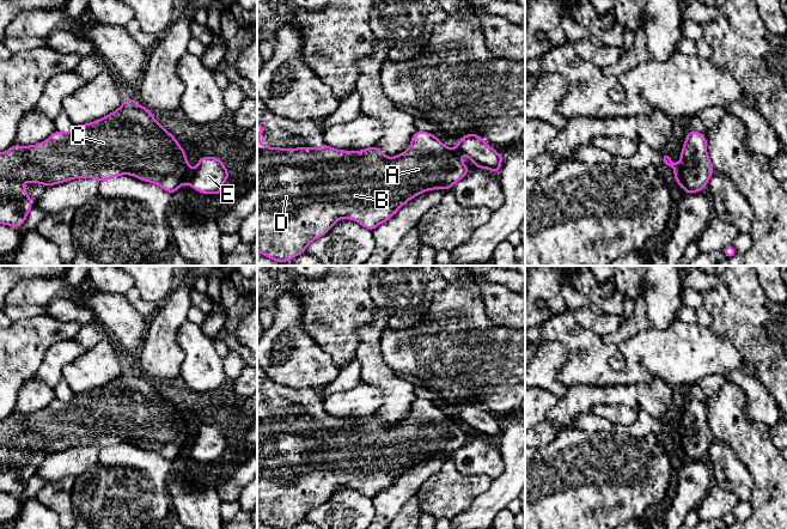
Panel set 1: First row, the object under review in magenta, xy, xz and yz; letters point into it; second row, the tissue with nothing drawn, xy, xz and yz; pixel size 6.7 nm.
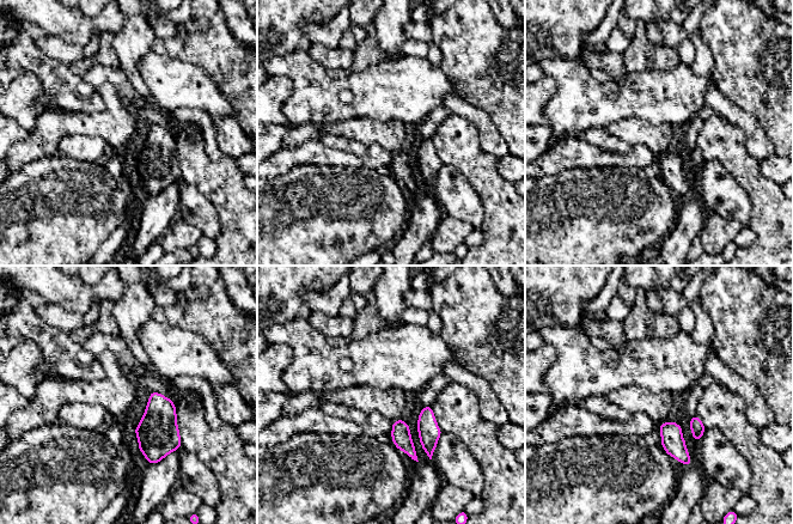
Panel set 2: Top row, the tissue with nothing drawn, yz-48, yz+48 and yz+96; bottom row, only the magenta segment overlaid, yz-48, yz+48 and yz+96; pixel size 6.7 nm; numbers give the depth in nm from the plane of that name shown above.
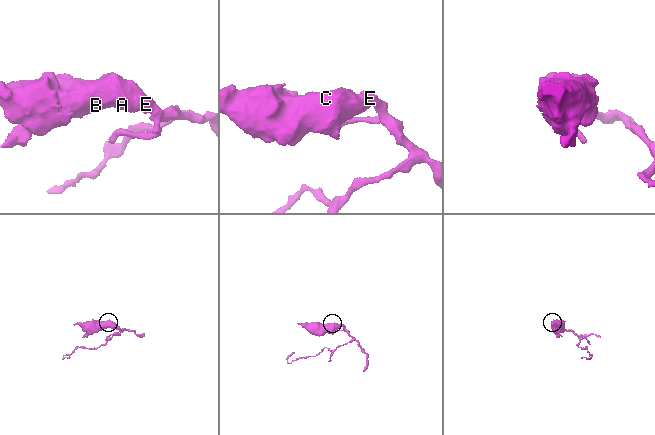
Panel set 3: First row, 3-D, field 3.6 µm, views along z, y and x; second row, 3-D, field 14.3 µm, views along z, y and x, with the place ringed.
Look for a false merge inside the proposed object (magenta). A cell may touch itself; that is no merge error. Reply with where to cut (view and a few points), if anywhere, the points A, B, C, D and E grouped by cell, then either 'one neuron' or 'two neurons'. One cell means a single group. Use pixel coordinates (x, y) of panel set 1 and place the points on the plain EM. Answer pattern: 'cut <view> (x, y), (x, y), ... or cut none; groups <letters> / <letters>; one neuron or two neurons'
cut yz (673, 433), (677, 448), (682, 454); groups A B C D / E; two neurons

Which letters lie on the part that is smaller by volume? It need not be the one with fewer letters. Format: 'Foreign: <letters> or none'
Foreign: E

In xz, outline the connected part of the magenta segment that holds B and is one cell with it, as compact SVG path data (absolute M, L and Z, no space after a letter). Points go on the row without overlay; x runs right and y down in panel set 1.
M257 391L257 521L274 529L289 529L307 513L324 504L341 486L352 487L373 499L388 490L410 467L426 458L446 457L470 438L456 416L446 415L435 403L417 399L409 416L395 425L386 425L377 414L361 419L336 418L325 412L318 415L269 416L260 411L264 395Z

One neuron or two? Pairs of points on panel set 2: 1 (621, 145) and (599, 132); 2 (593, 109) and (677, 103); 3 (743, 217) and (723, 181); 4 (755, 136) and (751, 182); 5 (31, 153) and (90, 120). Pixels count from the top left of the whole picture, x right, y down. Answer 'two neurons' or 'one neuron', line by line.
1: one neuron
2: one neuron
3: one neuron
4: two neurons
5: one neuron

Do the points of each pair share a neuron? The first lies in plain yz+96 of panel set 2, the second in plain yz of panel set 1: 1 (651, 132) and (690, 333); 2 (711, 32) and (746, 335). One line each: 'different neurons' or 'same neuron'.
1: different neurons
2: same neuron

